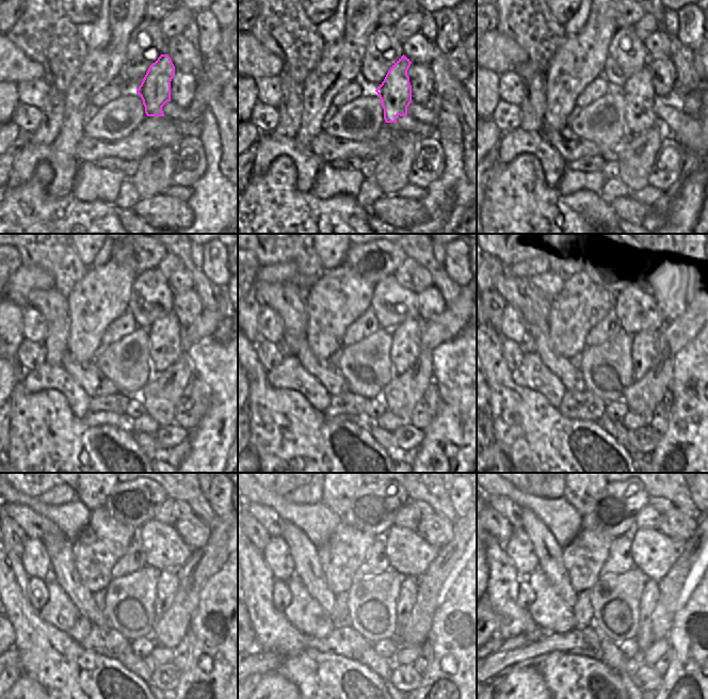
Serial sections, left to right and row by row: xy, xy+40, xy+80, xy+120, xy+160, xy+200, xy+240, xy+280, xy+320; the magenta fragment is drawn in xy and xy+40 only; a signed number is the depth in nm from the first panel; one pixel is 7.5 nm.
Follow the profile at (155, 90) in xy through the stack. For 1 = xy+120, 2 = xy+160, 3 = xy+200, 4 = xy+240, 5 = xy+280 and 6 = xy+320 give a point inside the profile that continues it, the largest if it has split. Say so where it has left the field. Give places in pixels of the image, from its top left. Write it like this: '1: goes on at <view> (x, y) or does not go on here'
1: goes on at xy+120 (165, 345)
2: goes on at xy+160 (405, 336)
3: goes on at xy+200 (644, 346)
4: goes on at xy+240 (167, 585)
5: goes on at xy+280 (408, 590)
6: goes on at xy+320 (649, 596)

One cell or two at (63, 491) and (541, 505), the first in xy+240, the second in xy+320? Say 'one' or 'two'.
two

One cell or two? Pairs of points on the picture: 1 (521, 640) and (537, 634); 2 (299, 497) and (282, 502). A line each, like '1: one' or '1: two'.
1: one
2: two

